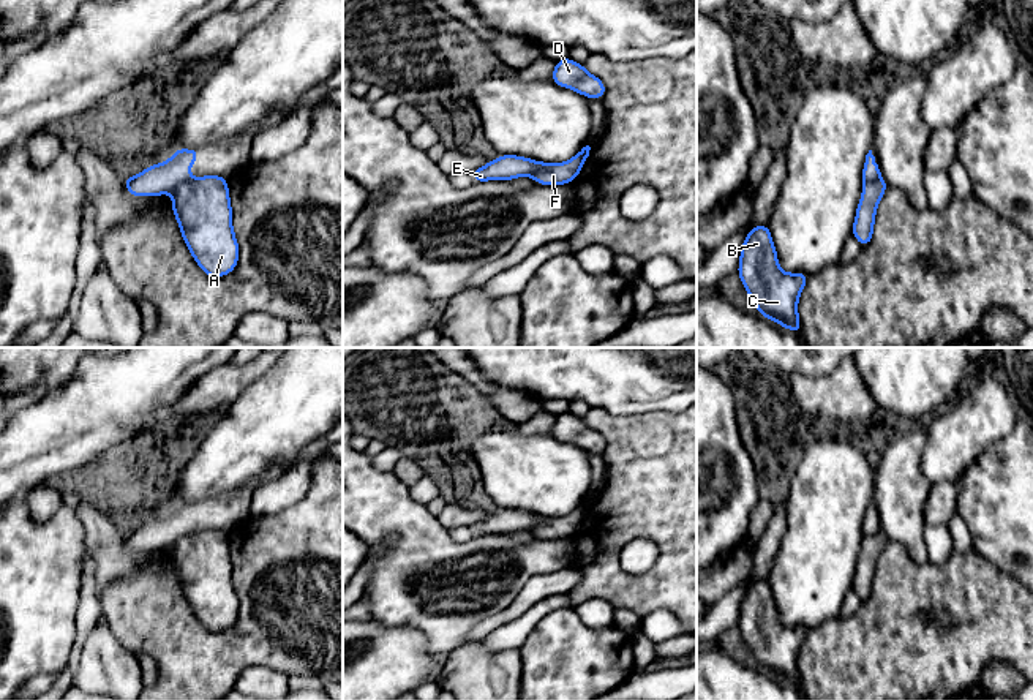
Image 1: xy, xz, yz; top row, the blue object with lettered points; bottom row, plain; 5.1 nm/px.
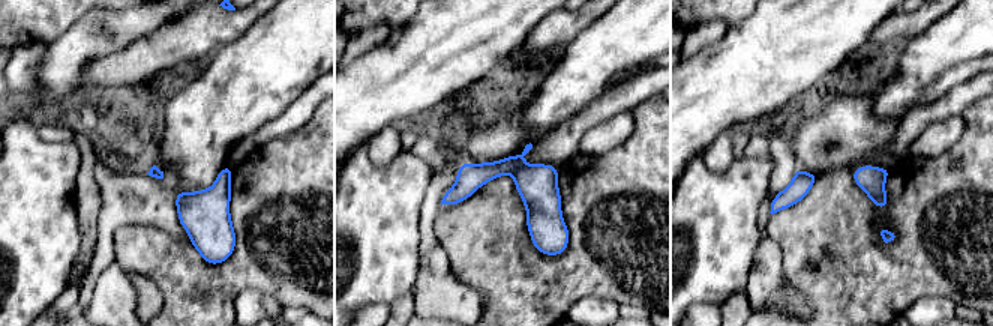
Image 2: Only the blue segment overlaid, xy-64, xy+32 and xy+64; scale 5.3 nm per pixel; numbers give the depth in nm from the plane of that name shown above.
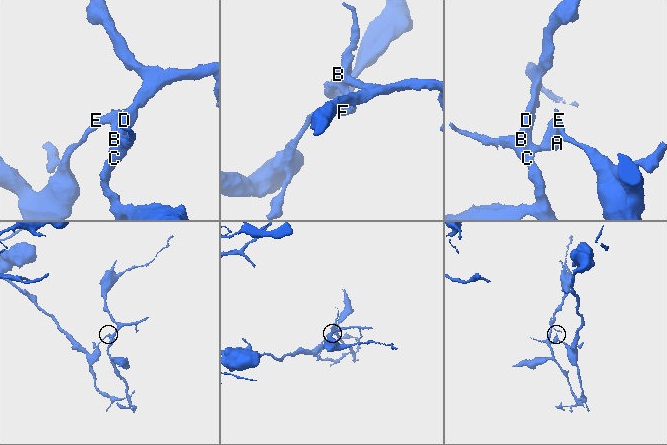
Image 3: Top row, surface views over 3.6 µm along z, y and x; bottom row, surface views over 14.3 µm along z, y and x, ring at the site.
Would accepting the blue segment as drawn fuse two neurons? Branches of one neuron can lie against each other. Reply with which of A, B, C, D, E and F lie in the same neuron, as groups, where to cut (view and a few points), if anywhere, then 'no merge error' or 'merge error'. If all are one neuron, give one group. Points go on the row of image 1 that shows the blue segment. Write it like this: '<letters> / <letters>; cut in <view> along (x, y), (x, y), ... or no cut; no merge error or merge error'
A B C D F / E; cut in xy along (190, 176), (171, 191); merge error

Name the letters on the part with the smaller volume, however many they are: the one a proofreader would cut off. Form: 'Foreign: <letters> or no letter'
Foreign: A, B, C, D, F

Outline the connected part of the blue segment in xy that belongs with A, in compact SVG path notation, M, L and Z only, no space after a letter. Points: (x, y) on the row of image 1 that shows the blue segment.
M190 177L172 191L172 212L191 256L208 277L220 278L237 267L240 247L226 177Z

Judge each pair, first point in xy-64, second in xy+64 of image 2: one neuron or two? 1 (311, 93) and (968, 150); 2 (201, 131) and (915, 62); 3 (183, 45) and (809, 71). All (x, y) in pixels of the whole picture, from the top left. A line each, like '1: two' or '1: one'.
1: two
2: one
3: two

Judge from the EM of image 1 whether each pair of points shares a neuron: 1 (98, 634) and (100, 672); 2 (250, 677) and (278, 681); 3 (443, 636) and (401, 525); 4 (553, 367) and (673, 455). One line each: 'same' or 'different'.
1: same
2: same
3: same
4: different

